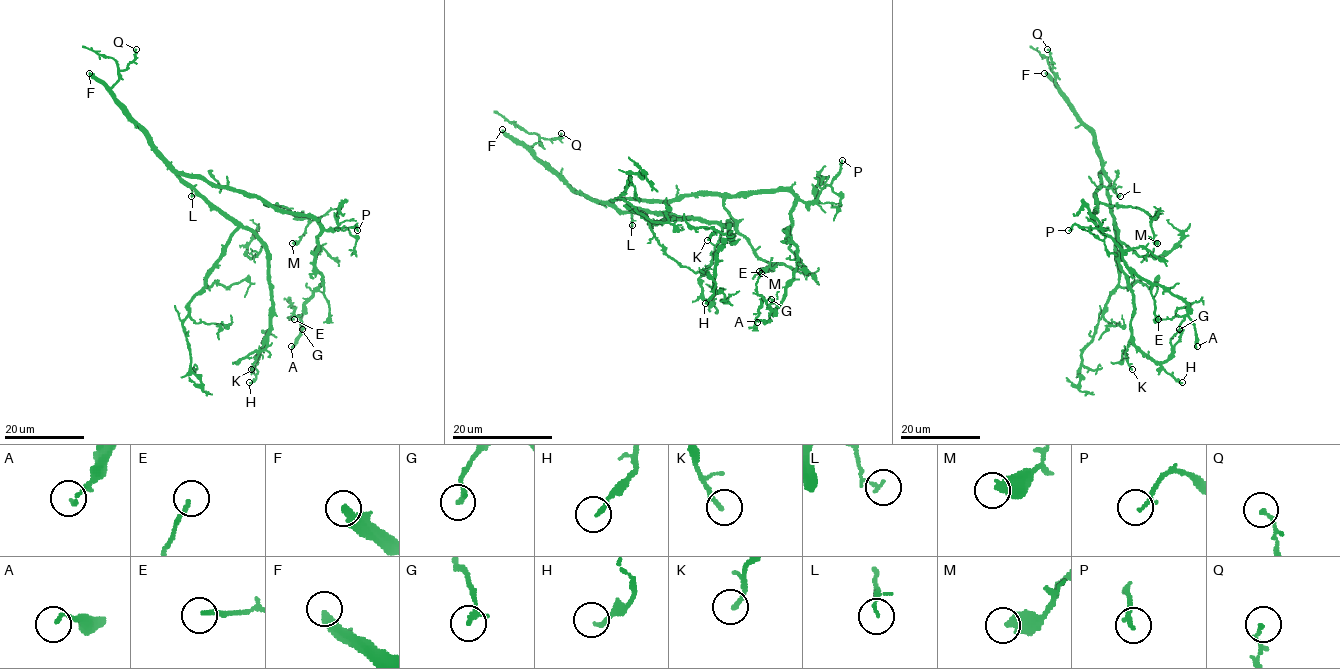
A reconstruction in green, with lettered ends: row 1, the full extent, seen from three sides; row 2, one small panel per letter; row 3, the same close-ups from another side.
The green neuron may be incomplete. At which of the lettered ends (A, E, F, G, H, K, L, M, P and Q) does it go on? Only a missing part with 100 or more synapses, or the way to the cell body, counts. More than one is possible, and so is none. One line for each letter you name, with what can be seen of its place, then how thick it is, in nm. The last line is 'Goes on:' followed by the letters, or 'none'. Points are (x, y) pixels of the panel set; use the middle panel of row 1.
F: at (502, 129); 340 nm thick
Goes on: F

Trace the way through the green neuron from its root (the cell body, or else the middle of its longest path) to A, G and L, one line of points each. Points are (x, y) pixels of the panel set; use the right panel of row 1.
A: (1100, 178), (1093, 214), (1095, 224), (1113, 239), (1129, 268), (1142, 278), (1165, 287), (1187, 305), (1197, 346)
G: (1100, 178), (1095, 224), (1113, 239), (1129, 268), (1165, 287), (1187, 305), (1188, 314), (1179, 329)
L: (1100, 178), (1101, 173), (1104, 174), (1120, 196)

